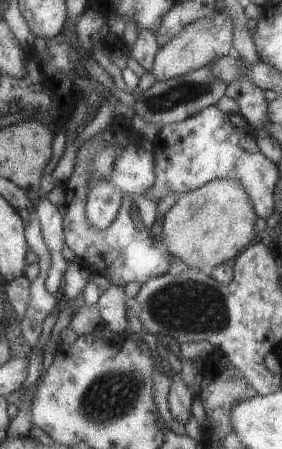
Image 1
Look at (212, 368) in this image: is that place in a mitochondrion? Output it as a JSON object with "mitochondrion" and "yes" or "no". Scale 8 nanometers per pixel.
{"mitochondrion":"no"}

